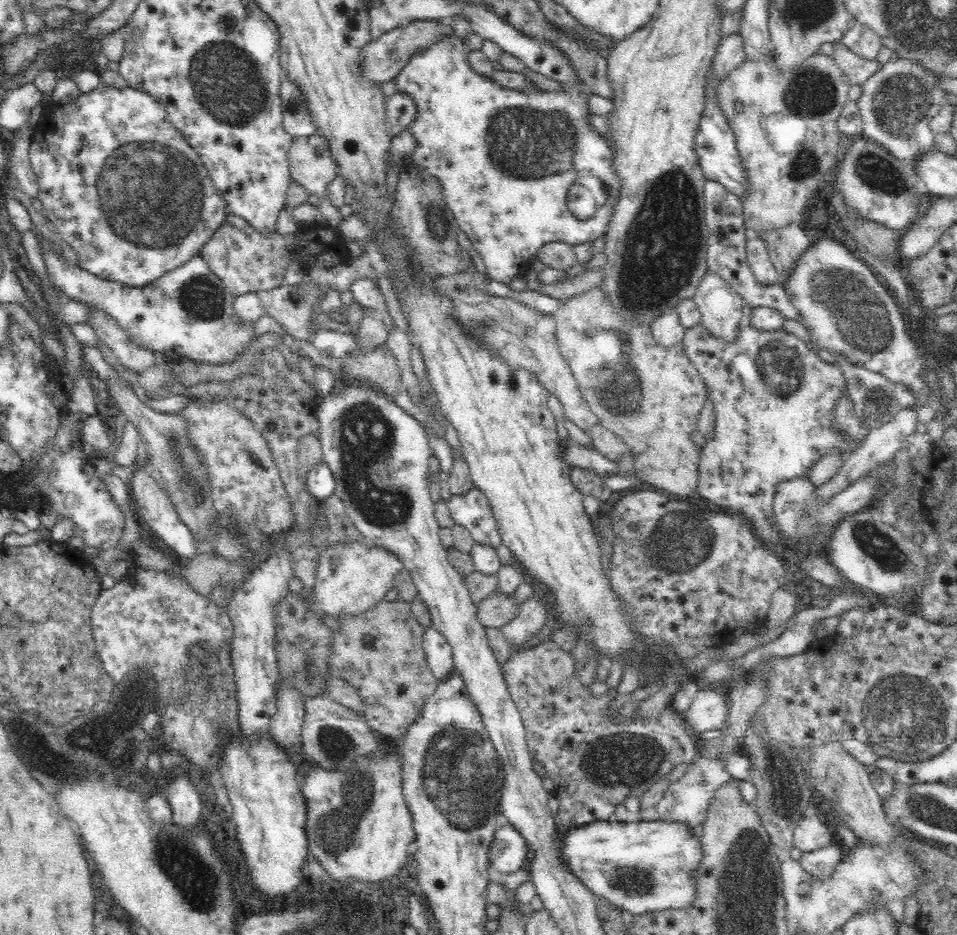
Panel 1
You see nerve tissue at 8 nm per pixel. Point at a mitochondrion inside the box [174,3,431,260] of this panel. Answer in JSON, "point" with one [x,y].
{"point":[224,79]}

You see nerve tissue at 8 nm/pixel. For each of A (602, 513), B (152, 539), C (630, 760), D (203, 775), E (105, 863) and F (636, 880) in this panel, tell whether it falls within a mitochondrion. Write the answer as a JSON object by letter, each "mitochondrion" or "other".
{"A":"other","B":"other","C":"mitochondrion","D":"other","E":"other","F":"mitochondrion"}

